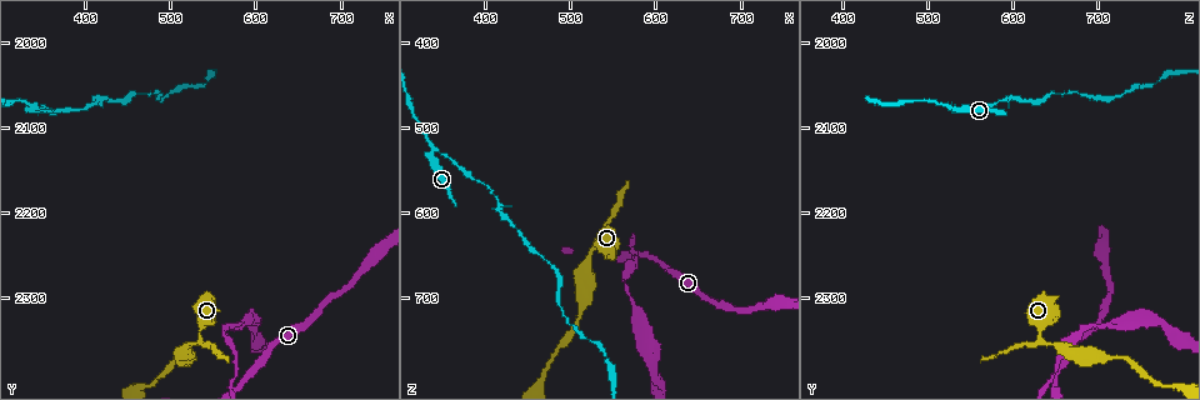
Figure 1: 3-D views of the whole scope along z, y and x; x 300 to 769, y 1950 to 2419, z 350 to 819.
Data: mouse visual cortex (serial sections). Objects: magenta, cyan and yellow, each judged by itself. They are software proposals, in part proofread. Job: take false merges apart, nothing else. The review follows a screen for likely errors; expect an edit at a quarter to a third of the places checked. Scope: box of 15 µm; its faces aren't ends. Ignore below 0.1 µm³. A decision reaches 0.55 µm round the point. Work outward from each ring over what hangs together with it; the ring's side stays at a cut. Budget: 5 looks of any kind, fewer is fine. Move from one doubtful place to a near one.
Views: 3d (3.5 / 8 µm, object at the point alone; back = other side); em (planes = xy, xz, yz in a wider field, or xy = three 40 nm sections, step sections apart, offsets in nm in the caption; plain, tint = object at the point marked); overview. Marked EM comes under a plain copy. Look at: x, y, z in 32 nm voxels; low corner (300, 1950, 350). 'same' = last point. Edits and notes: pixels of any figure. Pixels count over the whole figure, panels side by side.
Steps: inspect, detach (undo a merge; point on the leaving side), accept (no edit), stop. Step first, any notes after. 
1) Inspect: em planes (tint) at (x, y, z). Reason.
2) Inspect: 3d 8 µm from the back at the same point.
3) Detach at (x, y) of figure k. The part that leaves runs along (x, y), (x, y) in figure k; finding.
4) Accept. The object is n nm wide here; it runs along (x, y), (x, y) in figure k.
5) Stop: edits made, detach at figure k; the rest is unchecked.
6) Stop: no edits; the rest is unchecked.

Inspect: 3d 3.5 µm at (340, 2080, 525). Side arm on a straight run.

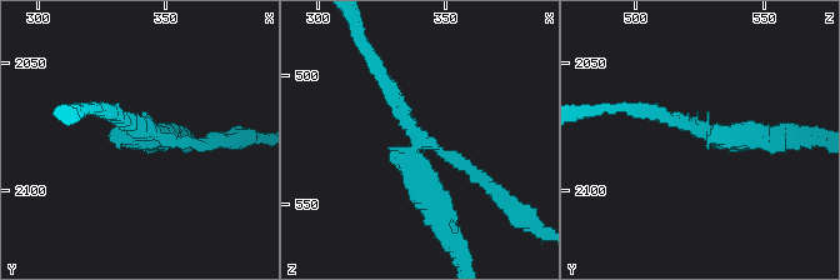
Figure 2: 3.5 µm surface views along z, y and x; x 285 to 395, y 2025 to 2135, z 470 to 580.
Inspect: em xy step 3 (tint) at (340, 2077, 525). 3 arms meet here; the arms are 150, 200, 350 nm wide.

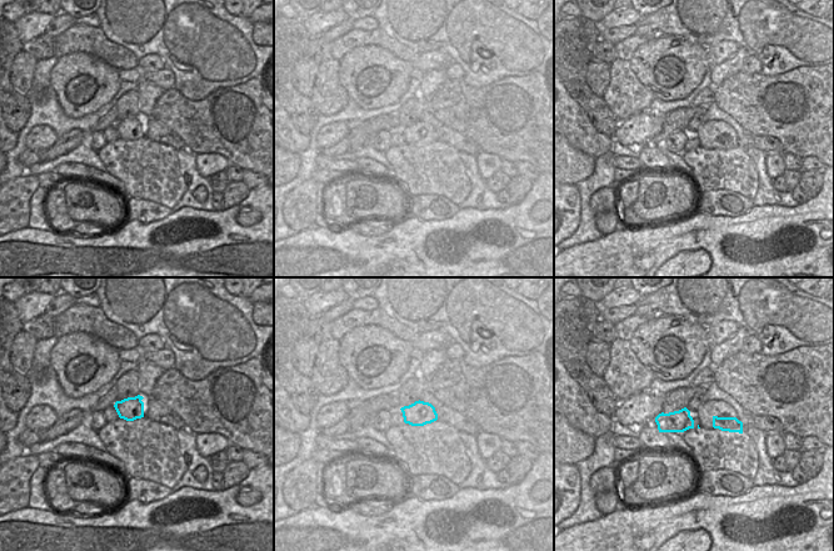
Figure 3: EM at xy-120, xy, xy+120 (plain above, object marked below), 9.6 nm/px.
Detach at (475, 176) of figure 2. The part that leaves runs along (441, 150), (450, 154), (541, 230) in figure 2; a second cell is stuck on.

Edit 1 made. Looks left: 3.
Inspect: 3d 3.5 µm at (590, 2390, 650). Looks like a crossing.

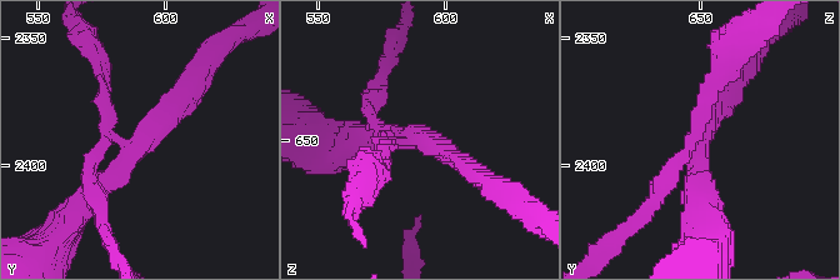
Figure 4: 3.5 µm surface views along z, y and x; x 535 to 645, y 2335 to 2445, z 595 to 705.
Inspect: em xy step 3 (tint) at (588, 2394, 650). 4 arms meet here; the arms are 200, 200, 250, 300 nm wide; need the tissue.

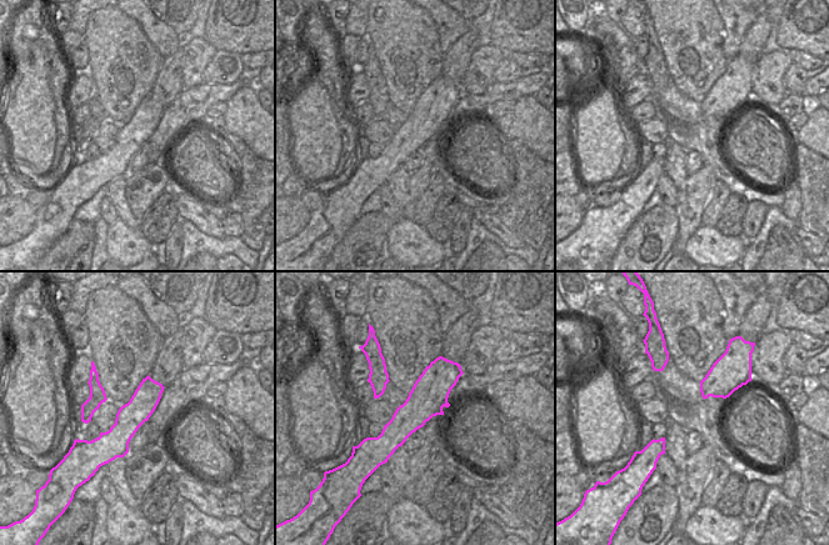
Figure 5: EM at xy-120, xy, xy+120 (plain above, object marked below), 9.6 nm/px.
Detach at (105, 103) of figure 4. The part that leaves runs along (118, 144), (105, 133), (98, 55), (86, 36) in figure 4; a second cell is stuck on.

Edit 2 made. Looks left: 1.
Stop: edits made, detach at figure 2, detach at figure 4; the rest is unchecked.

